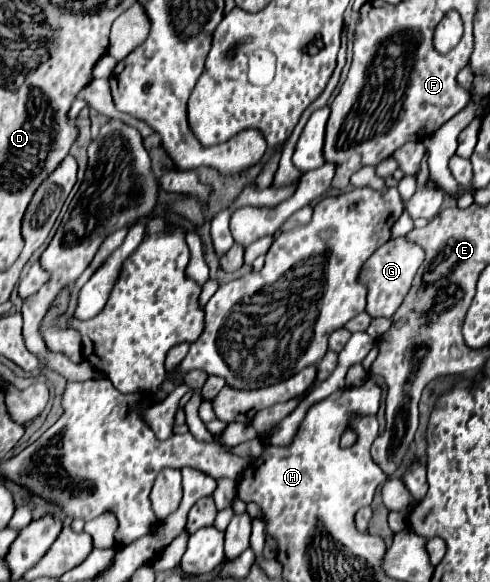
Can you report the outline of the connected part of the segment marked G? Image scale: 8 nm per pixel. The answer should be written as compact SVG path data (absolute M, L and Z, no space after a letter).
M406 237L390 239L380 249L376 249L376 253L364 263L358 277L358 281L368 289L366 313L370 317L392 317L400 307L400 303L404 301L404 297L408 295L412 281L418 269L422 267L424 259L426 259L426 251L420 245L410 243Z

